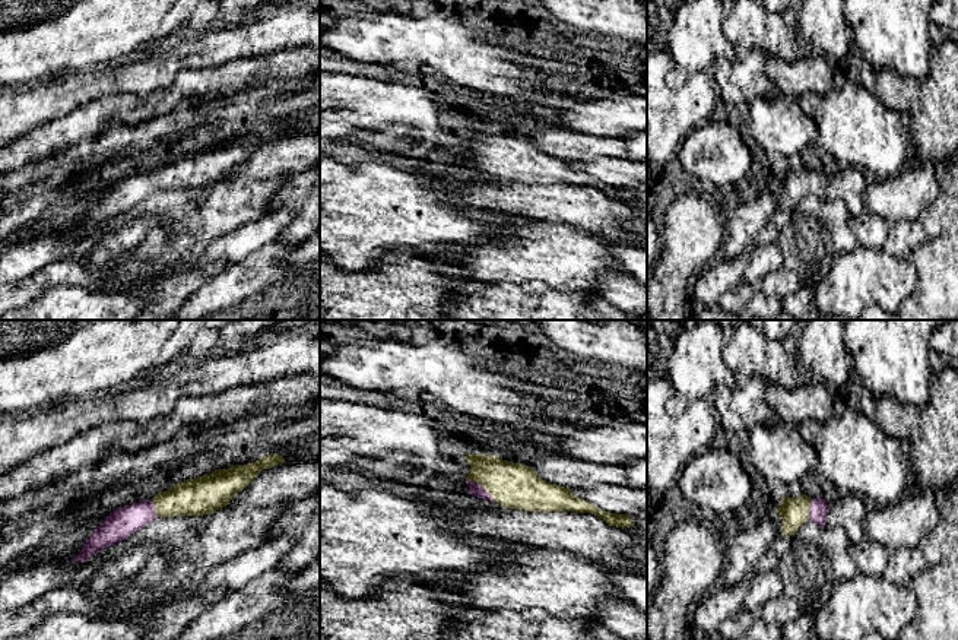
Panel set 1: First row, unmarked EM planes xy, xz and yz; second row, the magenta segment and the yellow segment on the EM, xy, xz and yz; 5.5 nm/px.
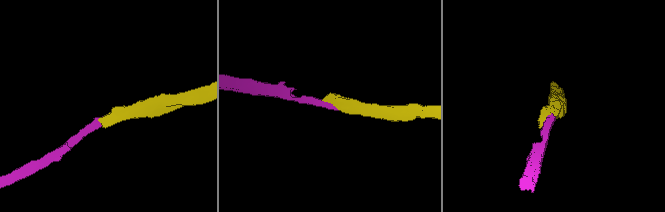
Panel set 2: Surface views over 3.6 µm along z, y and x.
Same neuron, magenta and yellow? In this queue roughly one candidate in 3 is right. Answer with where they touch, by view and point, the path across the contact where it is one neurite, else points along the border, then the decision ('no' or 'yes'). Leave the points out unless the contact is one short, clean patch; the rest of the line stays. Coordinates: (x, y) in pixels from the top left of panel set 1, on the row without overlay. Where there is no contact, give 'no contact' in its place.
xz (482, 160) | across xz (476, 162), (482, 160), (514, 158) | yes

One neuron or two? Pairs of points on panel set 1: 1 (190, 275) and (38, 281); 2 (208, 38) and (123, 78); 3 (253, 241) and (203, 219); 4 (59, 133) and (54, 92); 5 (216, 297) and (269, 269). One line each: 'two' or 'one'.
1: two
2: one
3: two
4: two
5: one

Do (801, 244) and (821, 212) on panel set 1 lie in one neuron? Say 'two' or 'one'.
one

